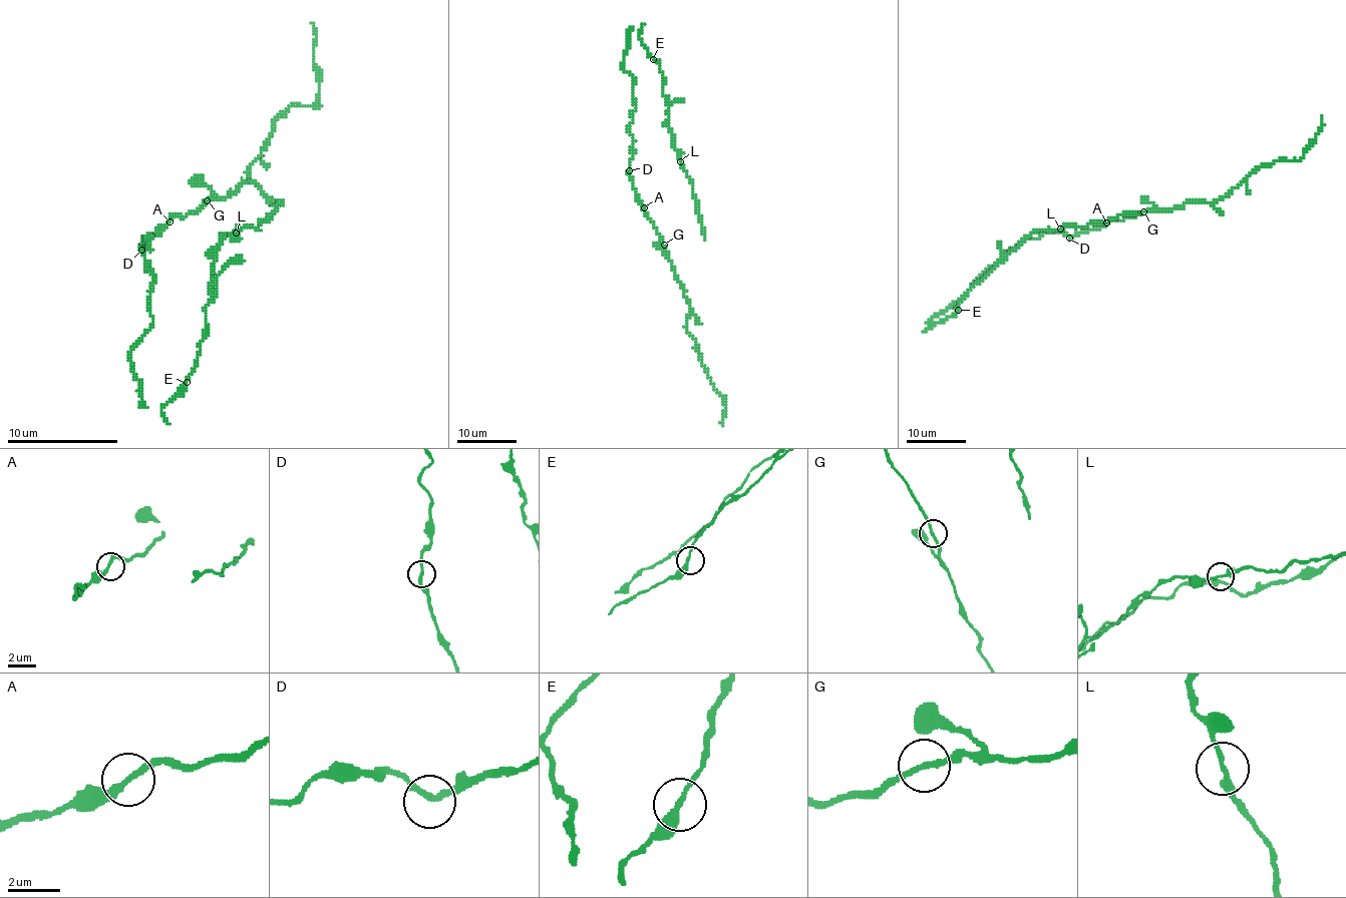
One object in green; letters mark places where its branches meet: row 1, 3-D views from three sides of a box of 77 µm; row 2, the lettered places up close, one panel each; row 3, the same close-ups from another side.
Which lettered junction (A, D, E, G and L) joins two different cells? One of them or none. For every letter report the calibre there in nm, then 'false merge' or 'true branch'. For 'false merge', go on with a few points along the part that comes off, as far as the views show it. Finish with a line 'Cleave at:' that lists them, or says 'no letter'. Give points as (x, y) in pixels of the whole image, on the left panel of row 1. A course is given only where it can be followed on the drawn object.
A: 220 nm thick; true branch
D: 200 nm thick; true branch
E: 220 nm thick; true branch
G: 190 nm thick; false merge; foreign part runs (206, 199), (256, 183), (247, 175), (267, 147), (278, 117), (291, 106), (319, 106), (311, 23)
L: 240 nm thick; true branch
Cleave at: G

